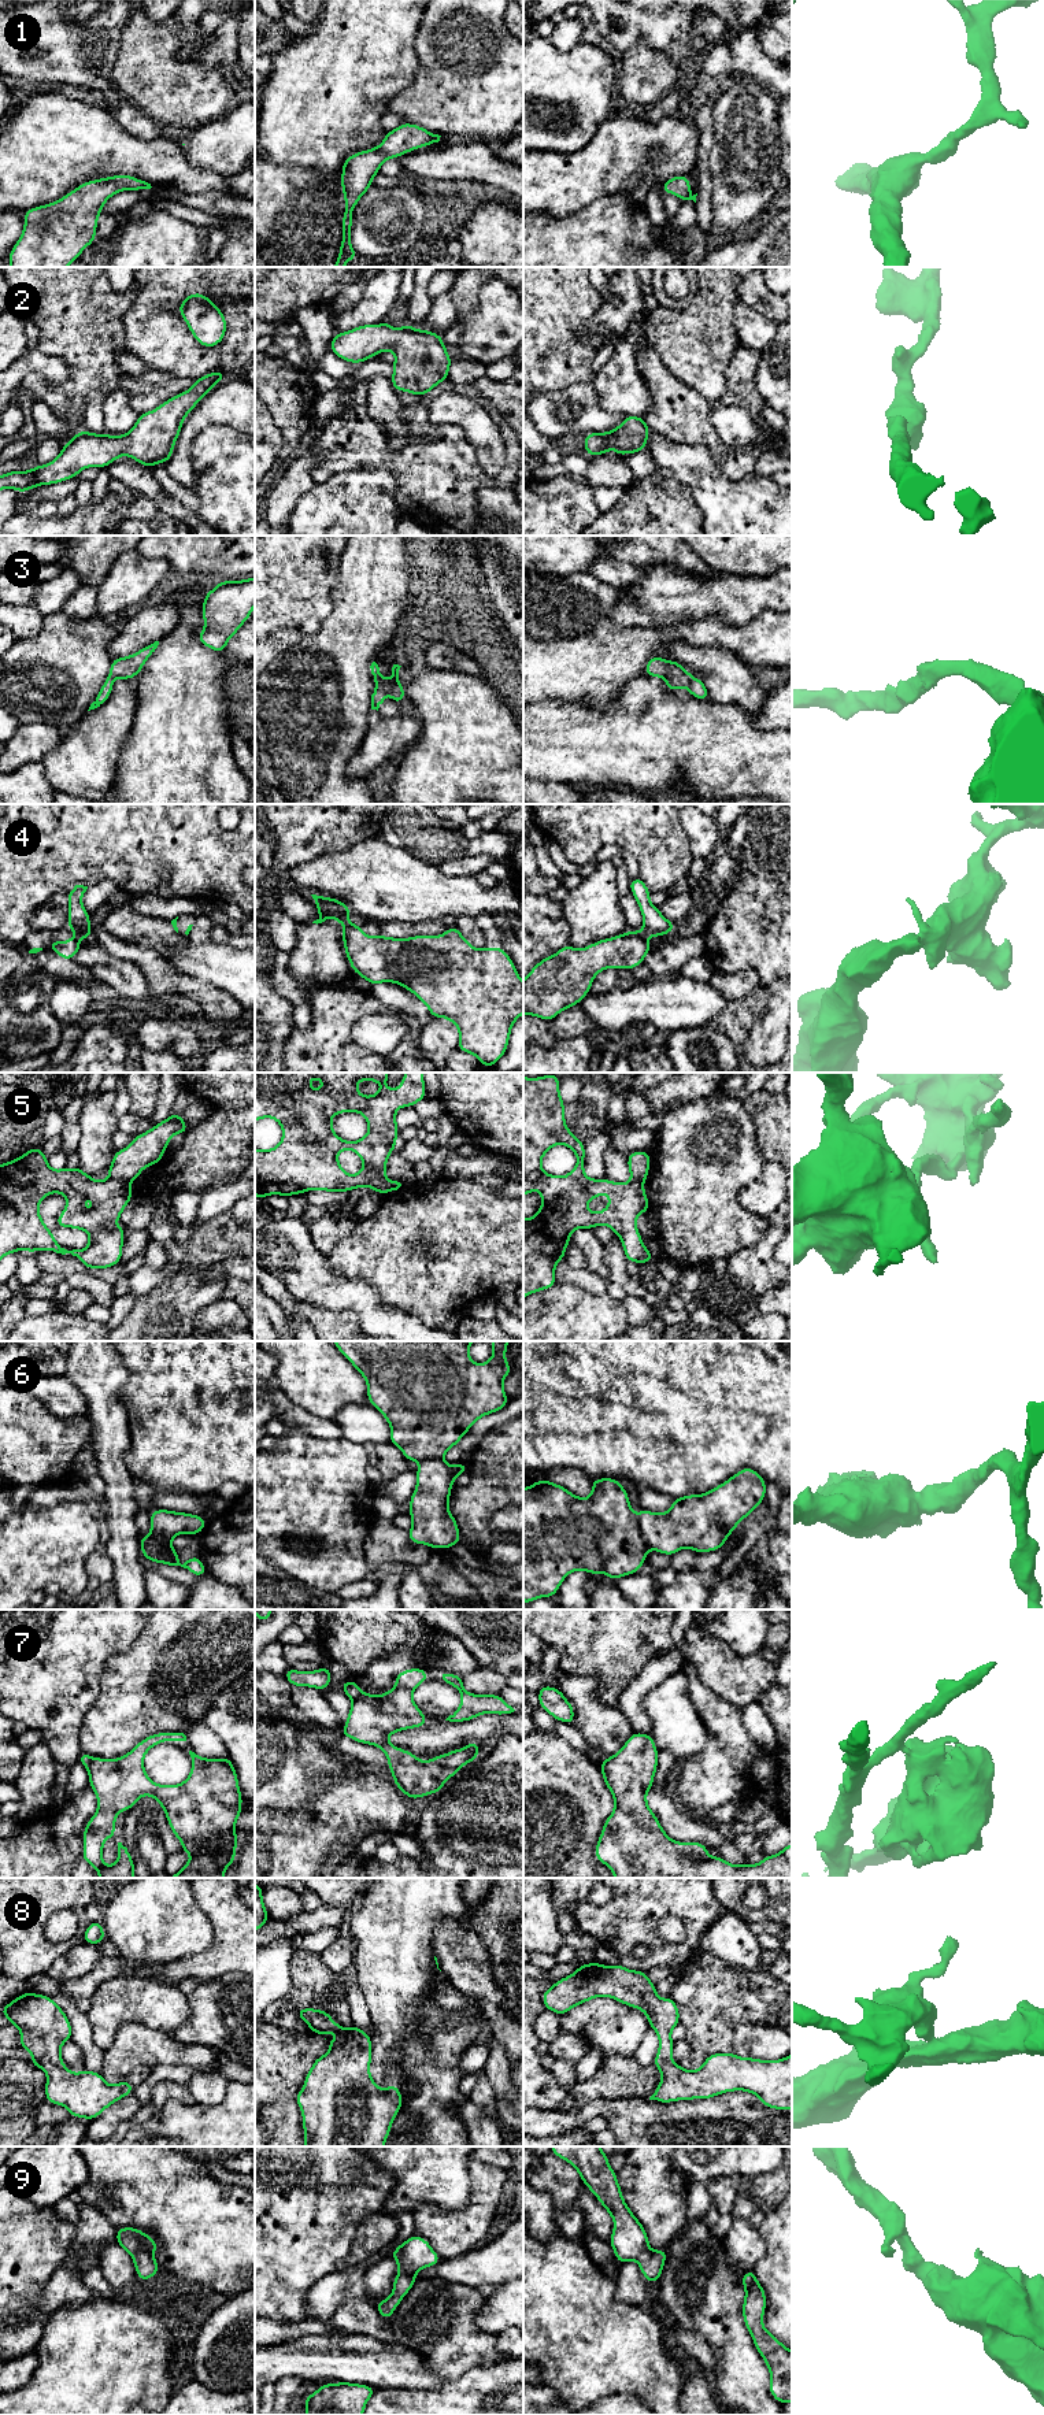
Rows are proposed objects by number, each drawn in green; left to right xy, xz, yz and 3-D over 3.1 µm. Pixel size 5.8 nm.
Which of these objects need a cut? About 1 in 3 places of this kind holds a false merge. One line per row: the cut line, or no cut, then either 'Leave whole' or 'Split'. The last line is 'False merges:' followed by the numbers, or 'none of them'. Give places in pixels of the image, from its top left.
1: No split. Leave whole
2: No split. Leave whole
3: No split. Leave whole
4: Split along xz (347, 922), (344, 925). Split
5: Split along xy (110, 1175), (129, 1185). Split
6: Split along yz (636, 1517), (639, 1532), (647, 1549). Split
7: Split along xz (362, 1692), (354, 1700). Split
8: No split. Leave whole
9: No split. Leave whole
False merges: 4, 5, 6, 7

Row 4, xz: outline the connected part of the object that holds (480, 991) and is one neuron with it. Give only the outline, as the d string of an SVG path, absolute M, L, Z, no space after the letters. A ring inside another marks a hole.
M345 923L343 942L351 968L371 985L395 982L414 993L433 1018L445 1018L459 1030L458 1049L493 1067L507 1052L512 1025L523 1014L523 981L500 948L474 948L458 926L440 936L370 937L359 925Z

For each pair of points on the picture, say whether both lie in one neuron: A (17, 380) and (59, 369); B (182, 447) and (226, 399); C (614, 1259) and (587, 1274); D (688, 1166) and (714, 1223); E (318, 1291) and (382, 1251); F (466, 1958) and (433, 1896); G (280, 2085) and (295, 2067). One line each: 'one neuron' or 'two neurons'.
A: one neuron
B: one neuron
C: two neurons
D: one neuron
E: two neurons
F: two neurons
G: one neuron

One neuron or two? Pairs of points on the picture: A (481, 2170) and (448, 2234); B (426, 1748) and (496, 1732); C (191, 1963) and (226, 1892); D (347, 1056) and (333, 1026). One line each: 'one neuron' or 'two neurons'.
A: one neuron
B: one neuron
C: one neuron
D: one neuron

